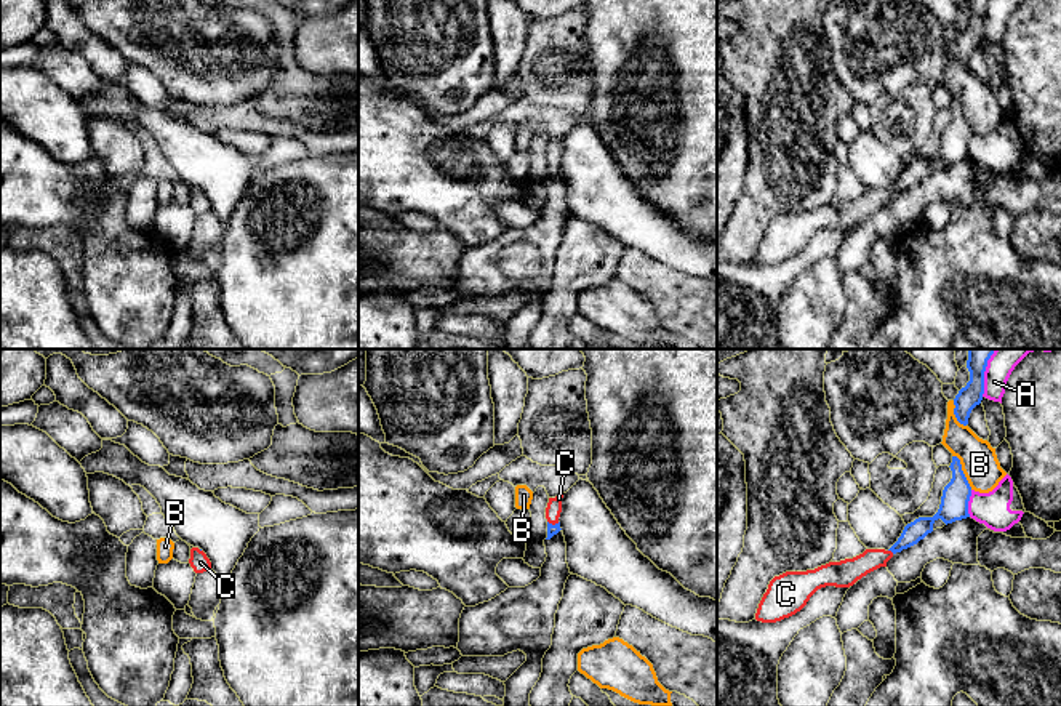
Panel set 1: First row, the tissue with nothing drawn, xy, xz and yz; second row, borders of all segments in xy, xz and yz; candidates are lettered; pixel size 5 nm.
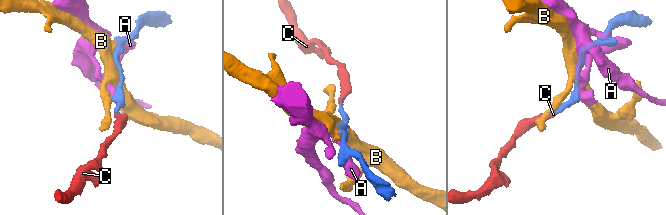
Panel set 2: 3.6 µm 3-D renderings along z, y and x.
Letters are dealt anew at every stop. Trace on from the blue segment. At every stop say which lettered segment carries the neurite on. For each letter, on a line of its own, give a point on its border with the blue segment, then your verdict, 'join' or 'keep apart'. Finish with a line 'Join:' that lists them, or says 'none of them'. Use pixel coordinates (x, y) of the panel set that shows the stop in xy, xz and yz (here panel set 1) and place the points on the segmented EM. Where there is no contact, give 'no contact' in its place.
A: yz (967, 503) | keep apart
B: yz (962, 471) | keep apart
C: xz (556, 524) | join
Join: C

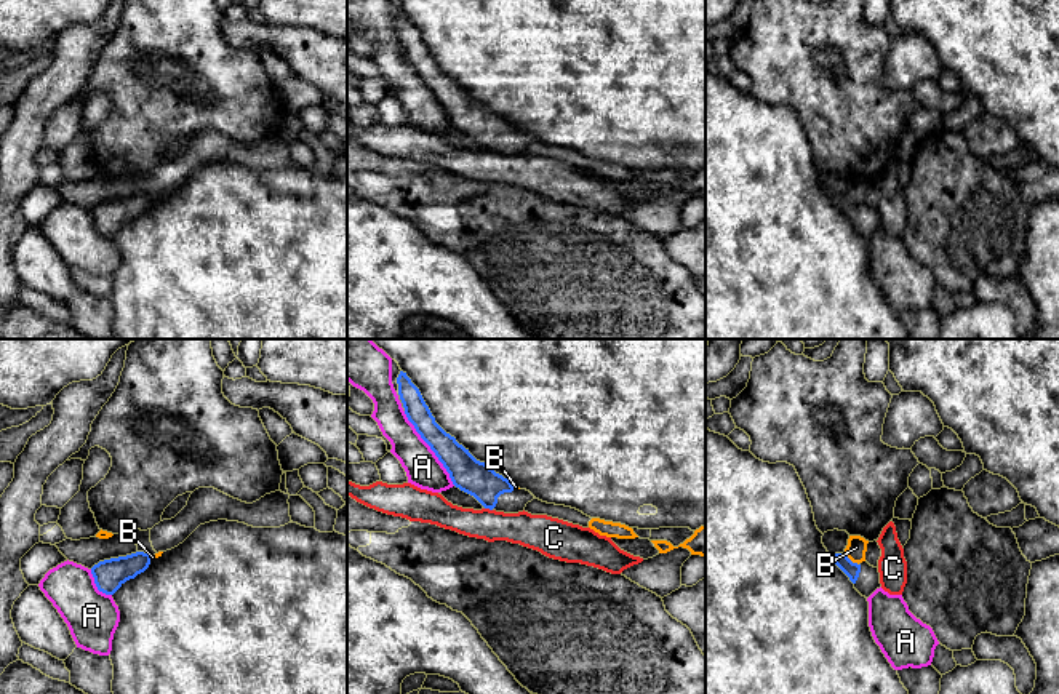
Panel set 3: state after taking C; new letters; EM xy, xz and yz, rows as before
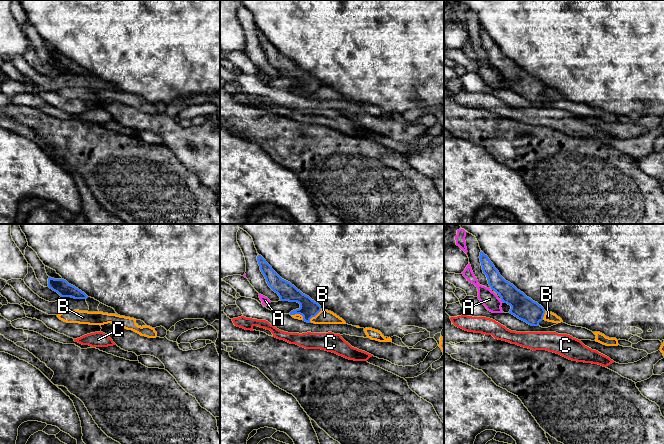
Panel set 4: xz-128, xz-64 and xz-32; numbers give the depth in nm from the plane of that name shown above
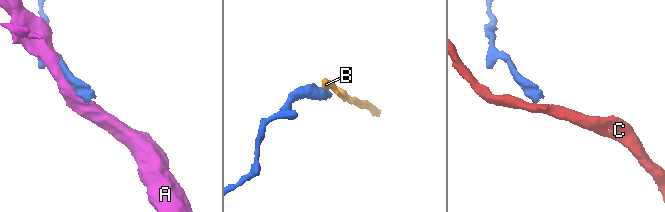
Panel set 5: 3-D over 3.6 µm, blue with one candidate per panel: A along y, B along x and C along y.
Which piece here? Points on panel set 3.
A: xz (431, 448) | keep apart
B: yz (850, 560) | keep apart
C: xz (488, 507) | keep apart
Join: none of them

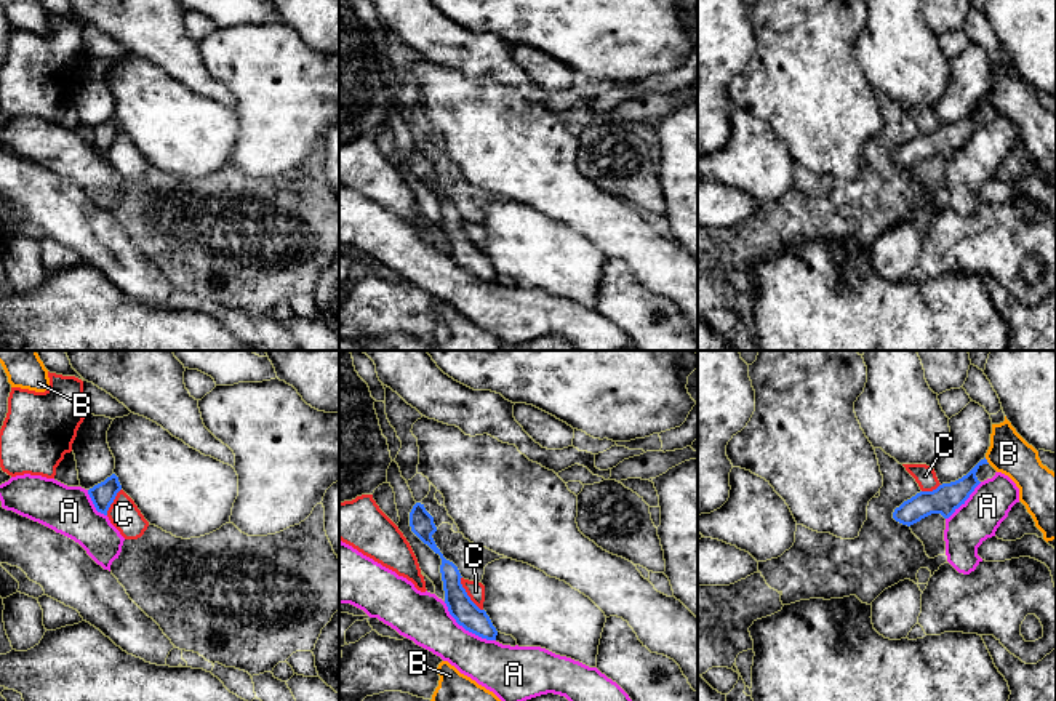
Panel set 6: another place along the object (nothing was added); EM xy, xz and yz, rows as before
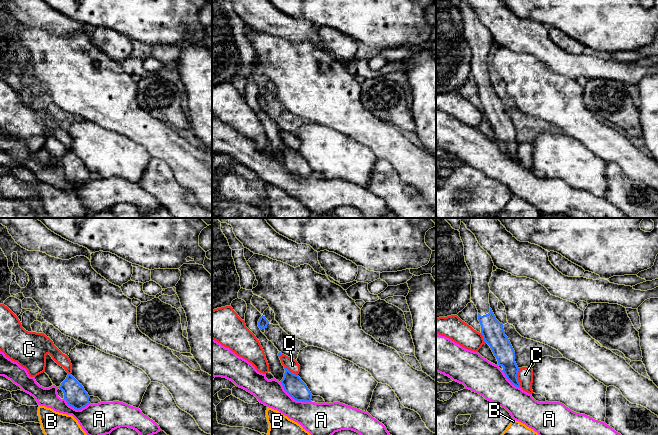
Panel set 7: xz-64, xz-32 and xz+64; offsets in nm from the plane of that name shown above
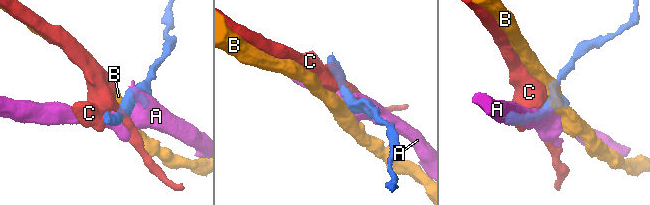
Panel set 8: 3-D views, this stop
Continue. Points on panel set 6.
A: xz (466, 629) | keep apart
B: yz (986, 461) | keep apart
C: xz (466, 594) | keep apart
Join: none of them

